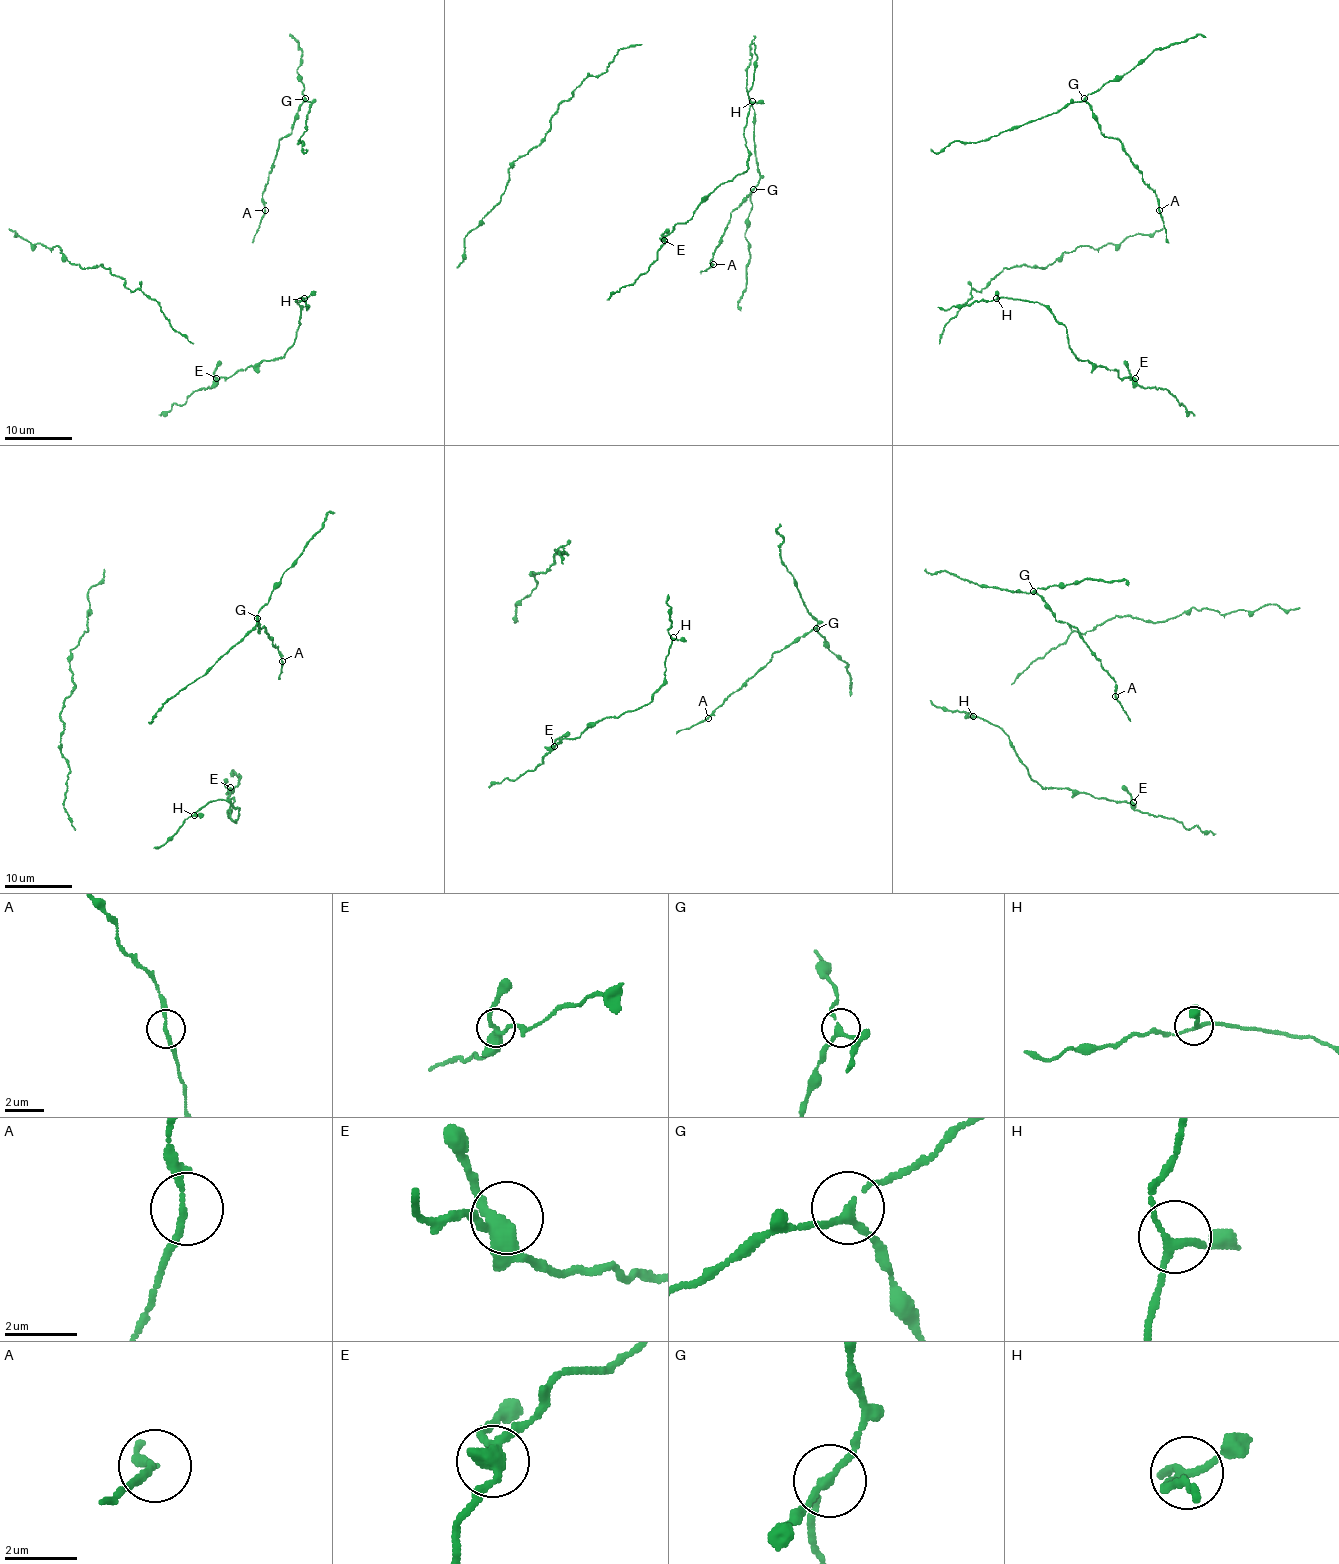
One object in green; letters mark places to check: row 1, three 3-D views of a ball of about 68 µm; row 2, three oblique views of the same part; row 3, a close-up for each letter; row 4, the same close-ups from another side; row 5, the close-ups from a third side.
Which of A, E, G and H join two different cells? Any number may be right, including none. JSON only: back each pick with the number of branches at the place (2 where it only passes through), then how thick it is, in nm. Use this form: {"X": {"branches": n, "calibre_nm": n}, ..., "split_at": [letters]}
{"split_at": []}

